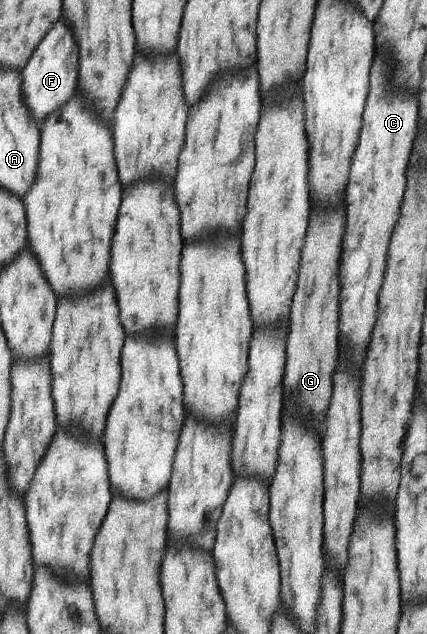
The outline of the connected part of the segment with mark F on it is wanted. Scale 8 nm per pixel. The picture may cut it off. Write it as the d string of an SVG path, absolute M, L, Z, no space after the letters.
M62 18L46 34L30 58L28 65L21 71L24 78L25 105L37 119L39 127L52 111L55 112L66 105L78 93L81 55L76 41L69 22Z

